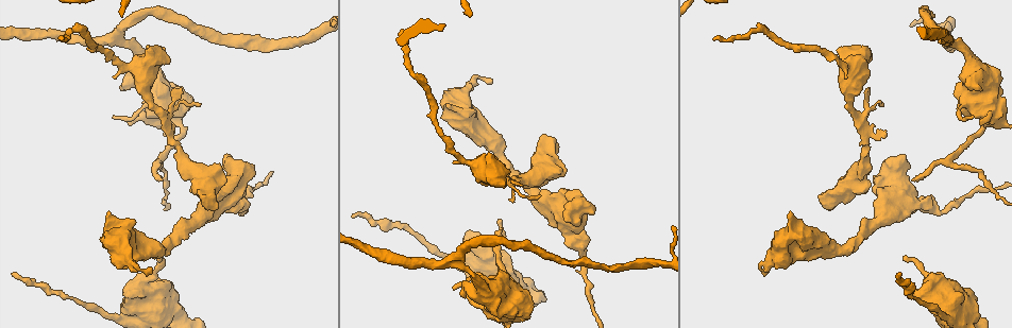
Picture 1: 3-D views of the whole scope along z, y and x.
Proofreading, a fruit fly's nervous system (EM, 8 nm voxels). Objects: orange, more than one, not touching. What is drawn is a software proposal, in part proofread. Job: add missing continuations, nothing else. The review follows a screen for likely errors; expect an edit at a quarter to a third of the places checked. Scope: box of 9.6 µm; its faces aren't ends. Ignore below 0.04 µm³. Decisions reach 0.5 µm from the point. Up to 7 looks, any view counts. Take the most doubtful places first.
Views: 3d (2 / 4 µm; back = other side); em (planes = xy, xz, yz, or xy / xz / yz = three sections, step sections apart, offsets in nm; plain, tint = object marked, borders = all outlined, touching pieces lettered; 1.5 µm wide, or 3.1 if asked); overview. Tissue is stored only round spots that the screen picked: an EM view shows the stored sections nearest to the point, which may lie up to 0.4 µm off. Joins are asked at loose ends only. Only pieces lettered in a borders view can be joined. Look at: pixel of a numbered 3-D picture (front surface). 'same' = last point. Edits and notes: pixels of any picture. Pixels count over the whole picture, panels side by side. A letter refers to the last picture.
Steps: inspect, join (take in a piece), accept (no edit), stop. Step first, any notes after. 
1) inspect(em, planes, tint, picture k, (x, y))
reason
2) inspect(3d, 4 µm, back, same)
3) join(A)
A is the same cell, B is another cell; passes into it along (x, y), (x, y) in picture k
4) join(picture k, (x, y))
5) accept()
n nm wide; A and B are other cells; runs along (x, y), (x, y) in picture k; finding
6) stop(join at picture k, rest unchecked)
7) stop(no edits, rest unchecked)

inspect(3d, 4 µm, picture 1, (912, 180))
thin end

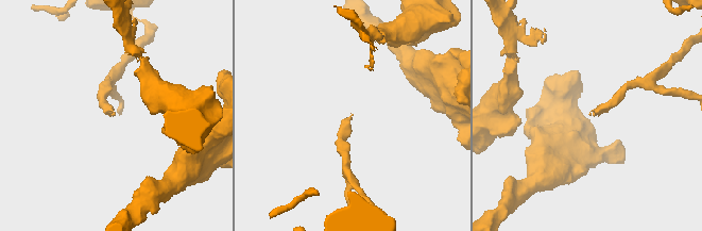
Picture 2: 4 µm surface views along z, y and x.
inspect(em, planes, plain, picture 2, (353, 114))
need the tissue

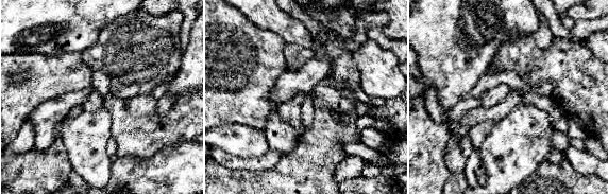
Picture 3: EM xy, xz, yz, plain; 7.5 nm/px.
inspect(em, planes, borders, same)
see the neighbours

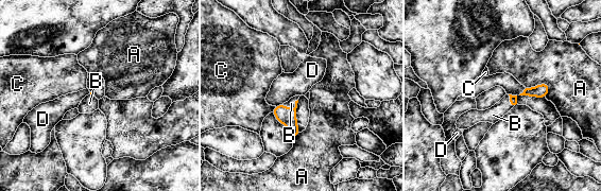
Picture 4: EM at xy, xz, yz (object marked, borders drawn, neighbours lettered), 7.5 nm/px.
join(B)
A touches over 200 nm; B is the same cell, A, C and D are other cells; passes into it along (287, 116), (292, 108), (291, 103) in picture 4; it goes on there

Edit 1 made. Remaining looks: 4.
inspect(overview)
see it whole again

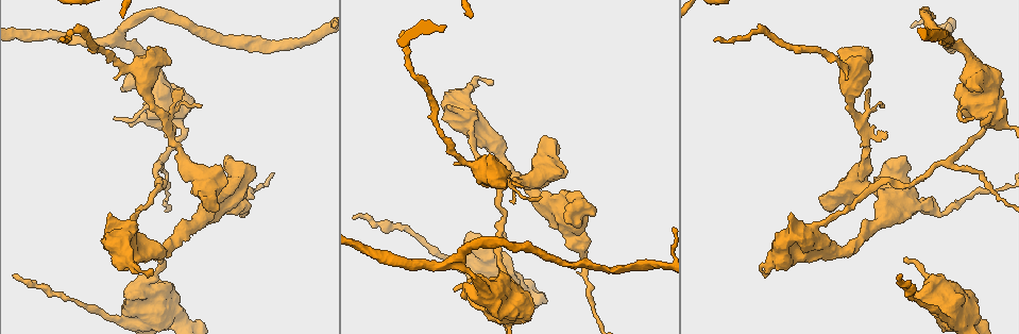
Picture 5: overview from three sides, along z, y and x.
inspect(3d, 2 µm, picture 5, (63, 39))
branch stops here

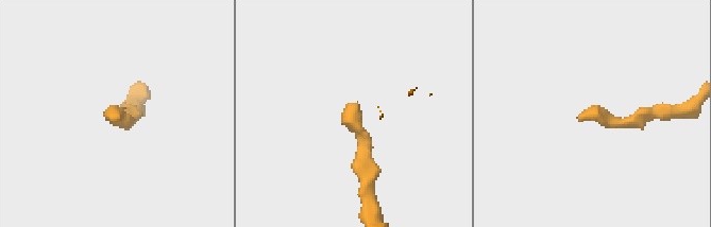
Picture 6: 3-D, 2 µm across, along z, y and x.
inspect(em, planes, borders, picture 6, (355, 105))

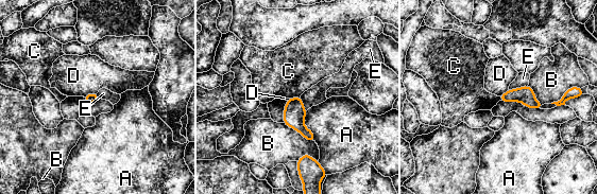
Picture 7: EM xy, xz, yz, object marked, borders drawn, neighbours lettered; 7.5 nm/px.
accept()
B touches over 280 nm; A, B, C, D and E are other cells; none of them fits

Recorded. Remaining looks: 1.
inspect(em, planes, borders, picture 5, (255, 167))
stops while still wide

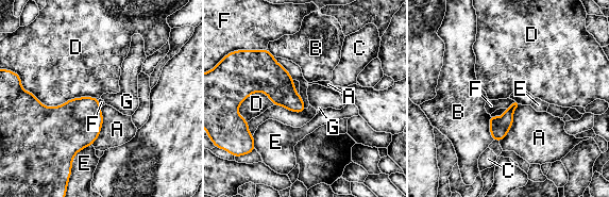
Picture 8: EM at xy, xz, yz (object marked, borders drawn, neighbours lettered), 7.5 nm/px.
accept()
D touches over 550 nm; A, B, C, D, E, F and G are other cells; border along (273, 56), (293, 79) in picture 8; none of them fits

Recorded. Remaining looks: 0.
stop(join at picture 4, rest unchecked)

